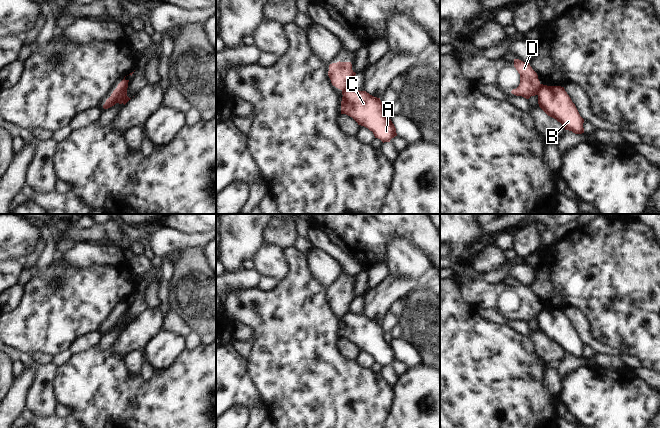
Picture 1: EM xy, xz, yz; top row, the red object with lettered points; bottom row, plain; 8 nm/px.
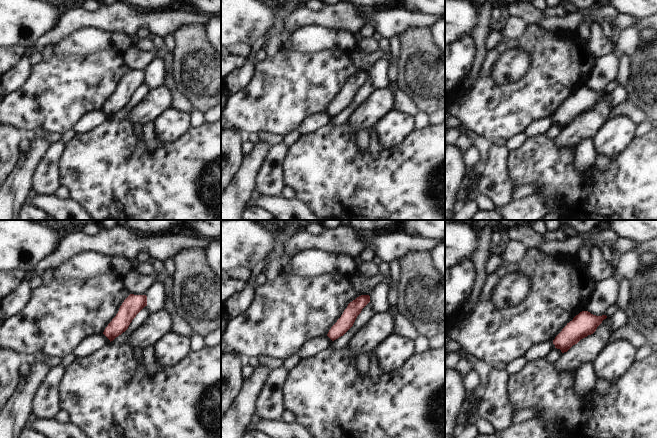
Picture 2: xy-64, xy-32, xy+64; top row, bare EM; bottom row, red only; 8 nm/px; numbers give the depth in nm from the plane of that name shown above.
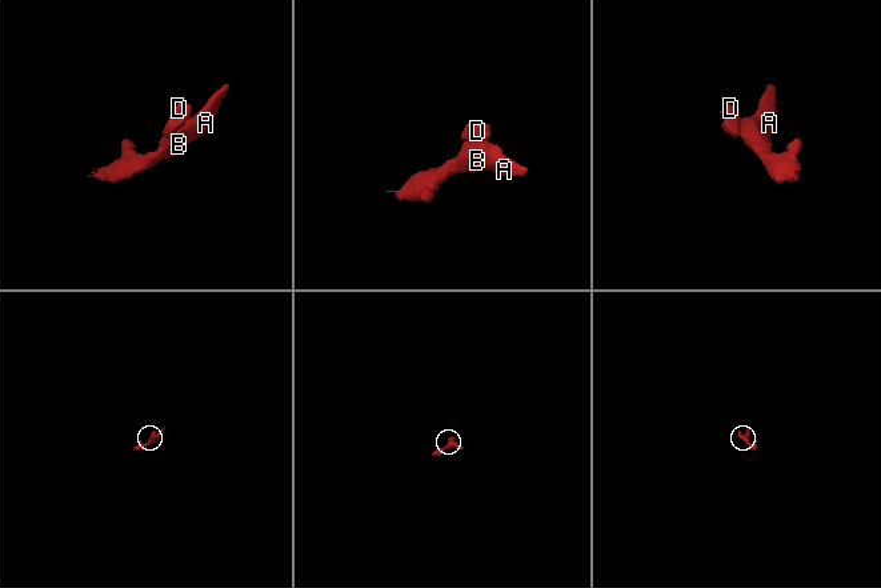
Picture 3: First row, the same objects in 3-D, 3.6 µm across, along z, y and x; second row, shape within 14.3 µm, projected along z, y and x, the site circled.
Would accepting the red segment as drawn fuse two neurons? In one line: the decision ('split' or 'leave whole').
split

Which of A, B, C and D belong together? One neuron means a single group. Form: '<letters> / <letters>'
A B C / D

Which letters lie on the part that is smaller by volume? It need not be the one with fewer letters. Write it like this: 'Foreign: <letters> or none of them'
Foreign: D

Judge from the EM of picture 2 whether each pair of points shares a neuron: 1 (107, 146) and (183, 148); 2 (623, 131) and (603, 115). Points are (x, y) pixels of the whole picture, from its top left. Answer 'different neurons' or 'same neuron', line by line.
1: same neuron
2: different neurons

